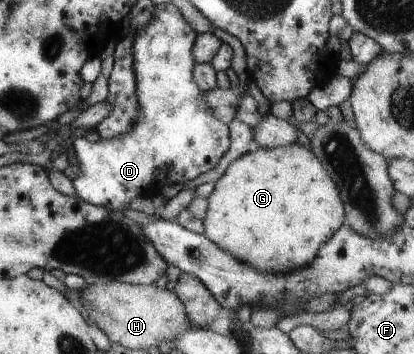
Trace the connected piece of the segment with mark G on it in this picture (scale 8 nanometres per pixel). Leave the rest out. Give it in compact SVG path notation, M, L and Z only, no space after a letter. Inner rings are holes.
M298 142L275 148L259 147L239 157L220 177L207 199L203 234L257 272L285 274L306 267L314 261L321 245L345 223L345 205L338 186L312 150Z

